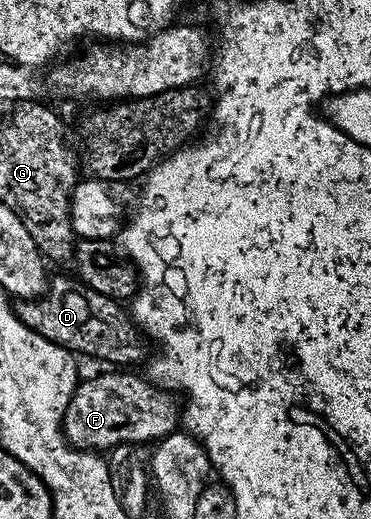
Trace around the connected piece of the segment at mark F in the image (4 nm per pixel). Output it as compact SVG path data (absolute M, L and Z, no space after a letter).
M109 371L102 377L89 377L80 382L77 390L73 392L73 398L65 412L65 418L61 421L61 430L65 433L65 439L74 449L86 451L108 451L116 445L128 445L130 443L142 443L151 441L157 443L162 438L174 432L179 425L179 401L170 390L158 389L152 381L141 377L137 371Z

